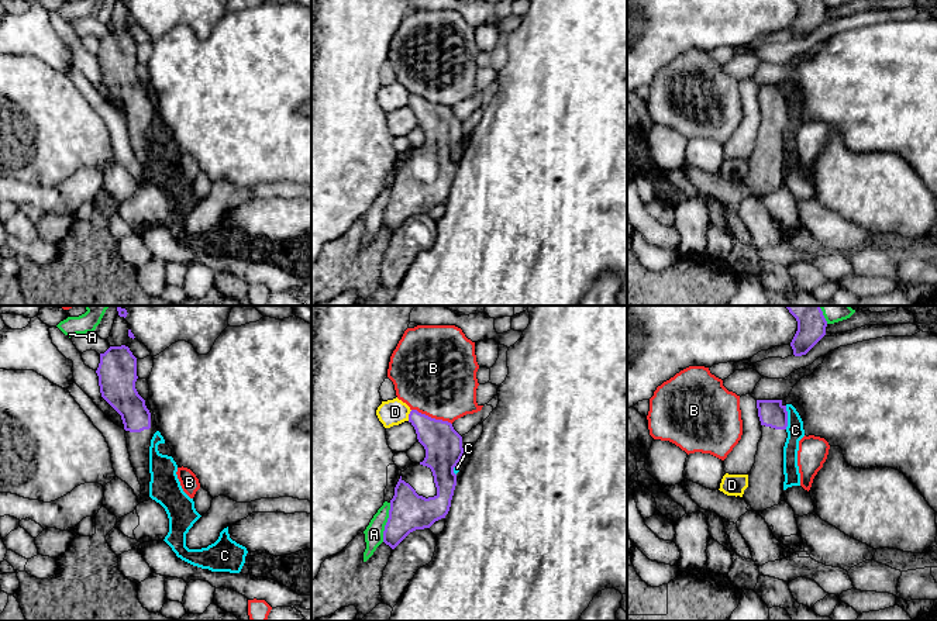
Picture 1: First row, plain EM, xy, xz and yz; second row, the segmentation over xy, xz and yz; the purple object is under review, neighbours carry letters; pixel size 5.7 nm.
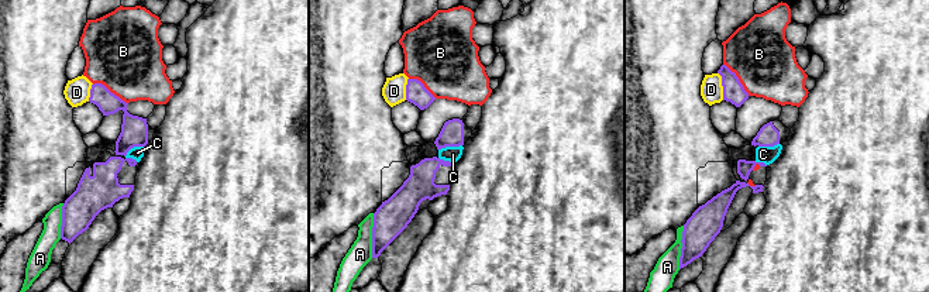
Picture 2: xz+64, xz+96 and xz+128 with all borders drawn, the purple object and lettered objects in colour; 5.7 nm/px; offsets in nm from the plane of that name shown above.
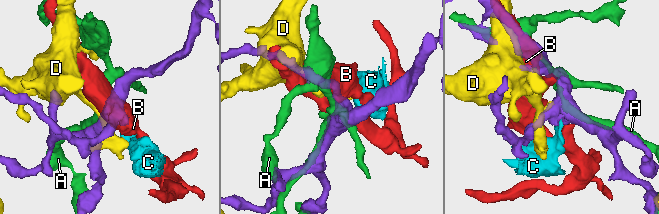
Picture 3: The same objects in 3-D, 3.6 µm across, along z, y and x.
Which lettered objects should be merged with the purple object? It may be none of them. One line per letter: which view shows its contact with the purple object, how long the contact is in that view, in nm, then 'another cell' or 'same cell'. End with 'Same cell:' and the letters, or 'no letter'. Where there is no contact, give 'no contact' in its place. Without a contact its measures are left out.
A: meets purple in xz; contact 220 nm long; another cell
B: meets purple in xz; contact 240 nm long; another cell
C: meets purple in yz; contact 140 nm long; same cell
D: meets purple in xz; contact 70 nm long; another cell
Same cell: C

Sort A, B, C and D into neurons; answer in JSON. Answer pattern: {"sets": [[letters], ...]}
{"sets": [["A"], ["B"], ["C"], ["D"]]}

